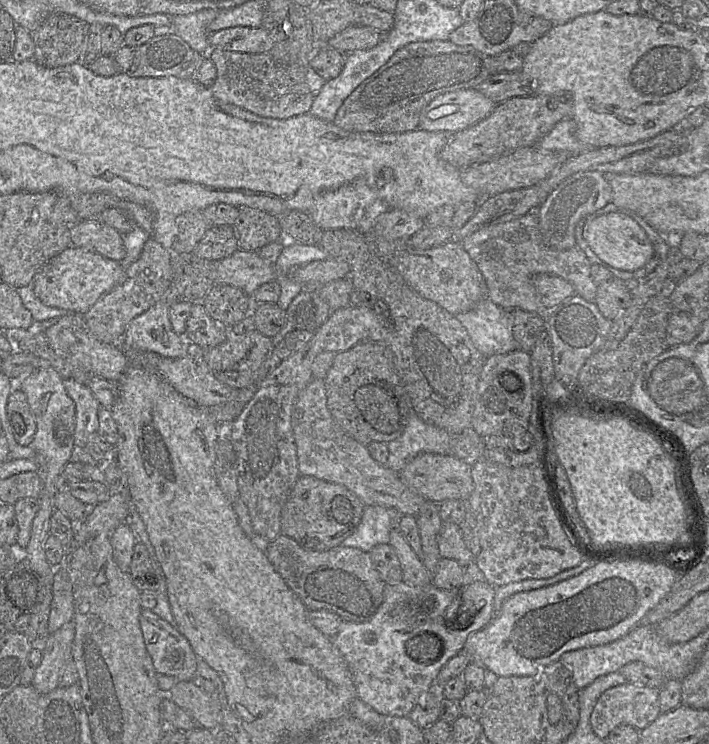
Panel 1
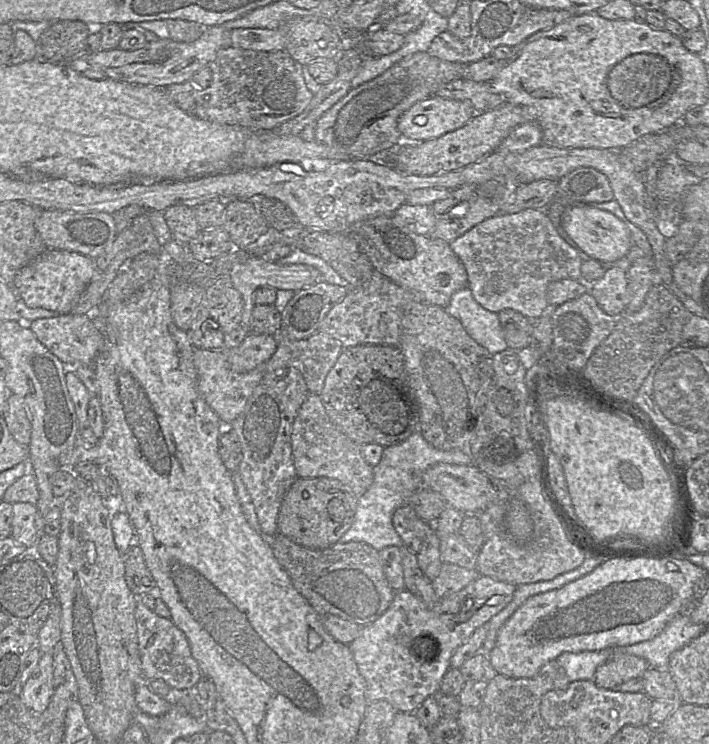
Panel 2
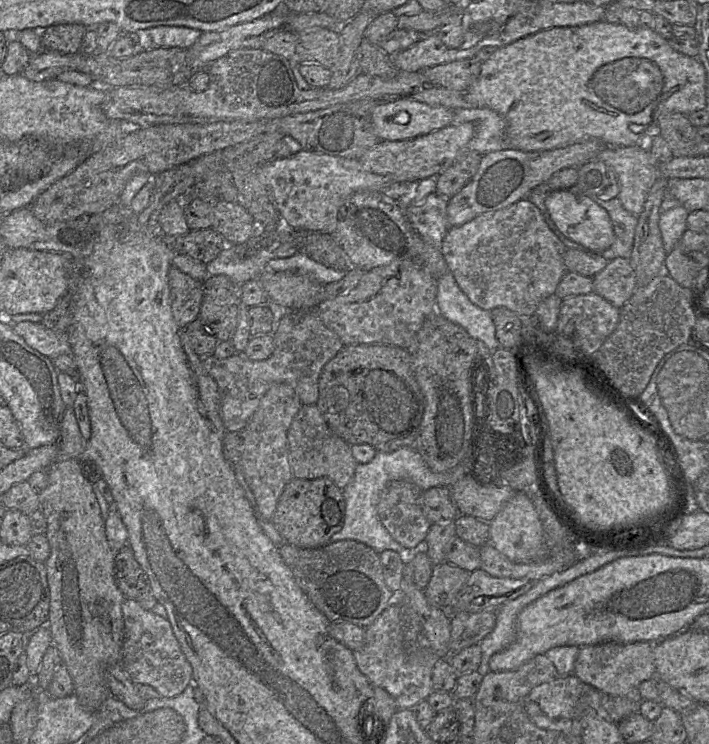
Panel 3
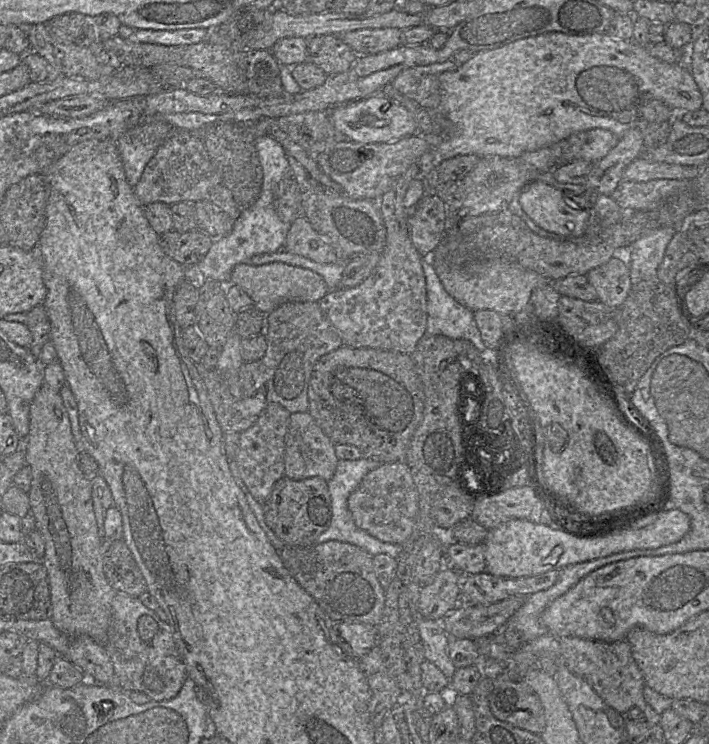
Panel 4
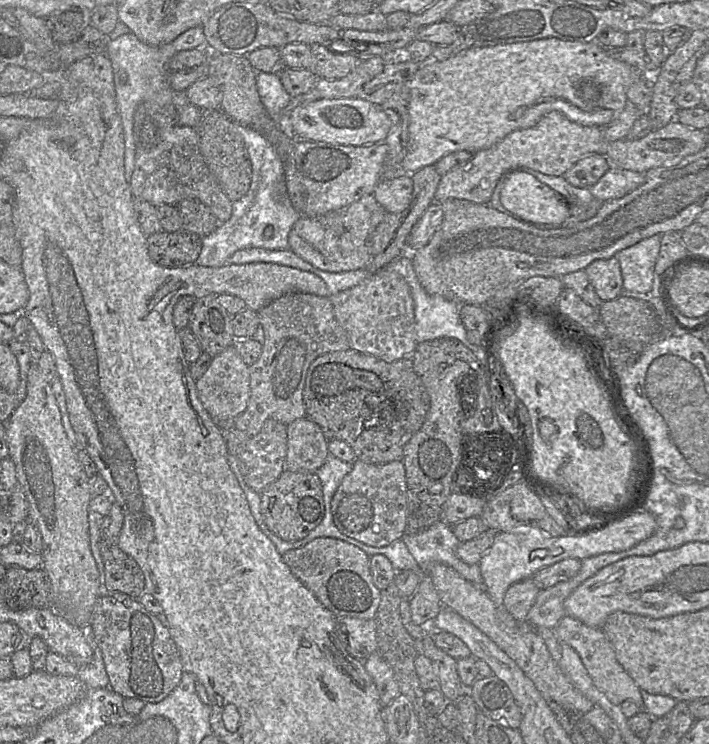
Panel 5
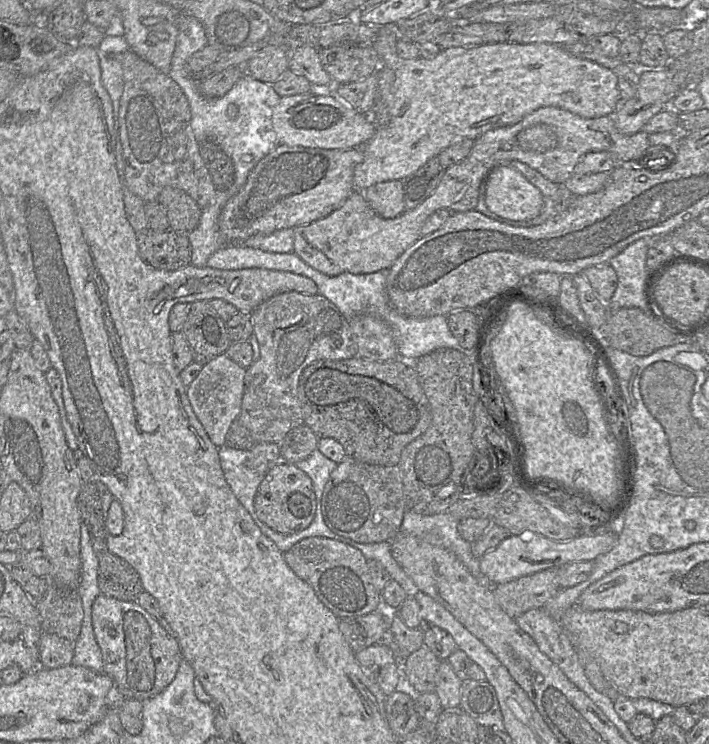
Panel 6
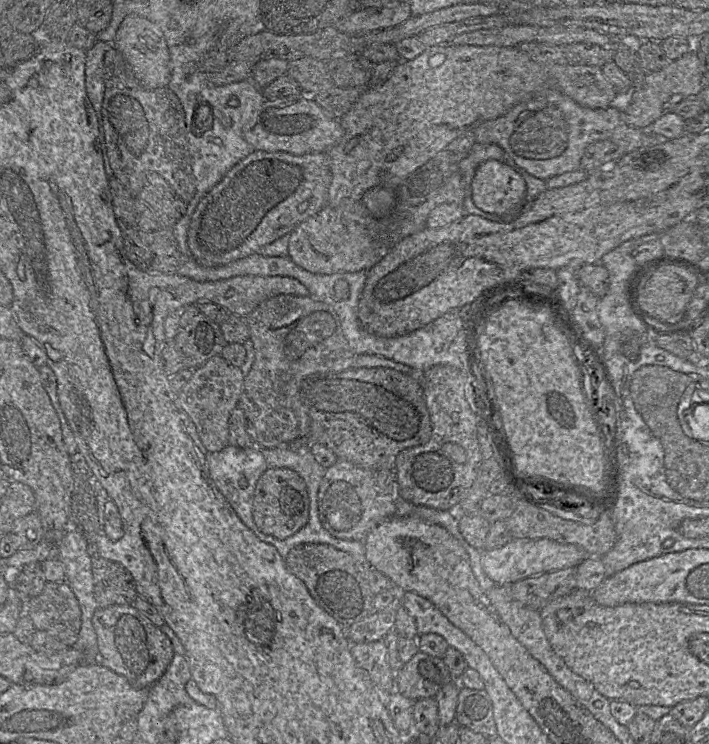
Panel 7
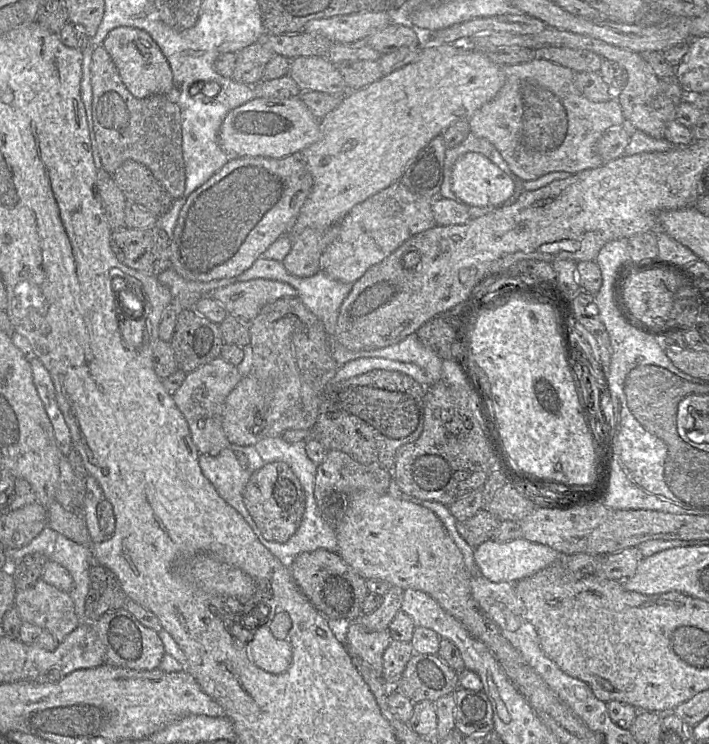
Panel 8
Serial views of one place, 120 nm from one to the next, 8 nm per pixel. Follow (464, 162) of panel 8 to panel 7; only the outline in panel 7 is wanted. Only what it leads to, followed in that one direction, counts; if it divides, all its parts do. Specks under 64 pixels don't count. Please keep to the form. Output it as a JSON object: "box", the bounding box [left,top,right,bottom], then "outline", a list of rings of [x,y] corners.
{"box":[471,159,526,219],"outline":[[[489,159],[475,171],[471,196],[482,211],[515,219],[525,204],[526,182],[512,167]]]}

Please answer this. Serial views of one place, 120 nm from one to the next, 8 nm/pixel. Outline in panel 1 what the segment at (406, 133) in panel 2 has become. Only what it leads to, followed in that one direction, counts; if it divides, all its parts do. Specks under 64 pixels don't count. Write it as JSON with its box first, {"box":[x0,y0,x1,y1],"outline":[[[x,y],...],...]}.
{"box":[418,88,495,133],"outline":[[[474,88],[441,94],[422,111],[418,129],[456,133],[487,117],[495,106]]]}

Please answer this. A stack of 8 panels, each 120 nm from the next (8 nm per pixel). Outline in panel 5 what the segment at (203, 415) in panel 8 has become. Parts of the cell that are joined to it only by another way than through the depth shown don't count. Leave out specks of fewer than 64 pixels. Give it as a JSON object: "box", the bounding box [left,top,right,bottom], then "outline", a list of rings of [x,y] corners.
{"box":[196,345,250,433],"outline":[[[233,345],[212,358],[211,363],[205,373],[196,380],[196,389],[198,397],[210,415],[214,423],[224,433],[229,424],[240,415],[247,407],[250,388],[249,388],[249,370]]]}

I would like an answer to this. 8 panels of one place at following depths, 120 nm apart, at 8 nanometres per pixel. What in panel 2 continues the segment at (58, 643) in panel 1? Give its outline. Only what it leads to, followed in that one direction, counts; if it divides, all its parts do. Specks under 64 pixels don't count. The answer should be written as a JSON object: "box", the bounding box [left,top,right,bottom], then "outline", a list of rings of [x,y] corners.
{"box":[18,652,55,712],"outline":[[[46,652],[25,683],[18,689],[22,702],[35,712],[43,712],[55,691],[53,685],[53,654]]]}

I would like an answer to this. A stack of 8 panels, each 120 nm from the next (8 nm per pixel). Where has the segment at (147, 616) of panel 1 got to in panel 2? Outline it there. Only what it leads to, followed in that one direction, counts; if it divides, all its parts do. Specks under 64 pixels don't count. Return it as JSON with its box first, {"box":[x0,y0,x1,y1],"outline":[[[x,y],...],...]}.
{"box":[135,602,202,689],"outline":[[[138,602],[135,609],[138,650],[143,676],[146,681],[161,679],[172,689],[192,689],[202,678],[202,672],[191,655],[185,634],[170,618],[157,615],[153,610]]]}

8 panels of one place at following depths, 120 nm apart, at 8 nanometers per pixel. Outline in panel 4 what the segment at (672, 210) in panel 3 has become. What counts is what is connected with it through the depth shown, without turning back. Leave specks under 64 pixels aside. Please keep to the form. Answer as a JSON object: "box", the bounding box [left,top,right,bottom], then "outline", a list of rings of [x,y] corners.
{"box":[629,227,676,282],"outline":[[[673,227],[651,230],[629,245],[629,271],[632,282],[655,279],[667,245],[676,233]]]}

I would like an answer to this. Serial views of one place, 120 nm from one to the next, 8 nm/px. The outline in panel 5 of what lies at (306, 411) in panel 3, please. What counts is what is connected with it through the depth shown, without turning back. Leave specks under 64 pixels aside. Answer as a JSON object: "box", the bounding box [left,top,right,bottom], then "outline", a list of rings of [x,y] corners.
{"box":[285,416,329,473],"outline":[[[306,416],[288,424],[285,470],[315,473],[329,455],[328,442],[320,427]]]}

